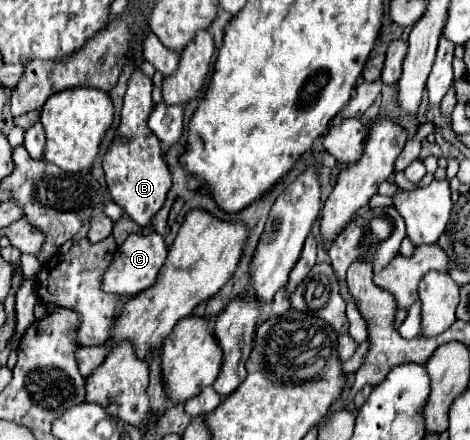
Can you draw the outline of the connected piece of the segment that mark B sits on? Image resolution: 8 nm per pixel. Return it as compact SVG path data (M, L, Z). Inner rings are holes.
M140 69L132 73L128 79L128 89L124 95L124 105L120 113L120 125L116 129L114 141L104 153L104 175L106 185L112 201L124 209L124 213L138 223L140 227L146 227L150 219L158 213L158 209L164 205L166 193L172 185L170 171L162 159L162 149L158 137L148 127L148 115L154 107L152 103L152 79L144 75Z

